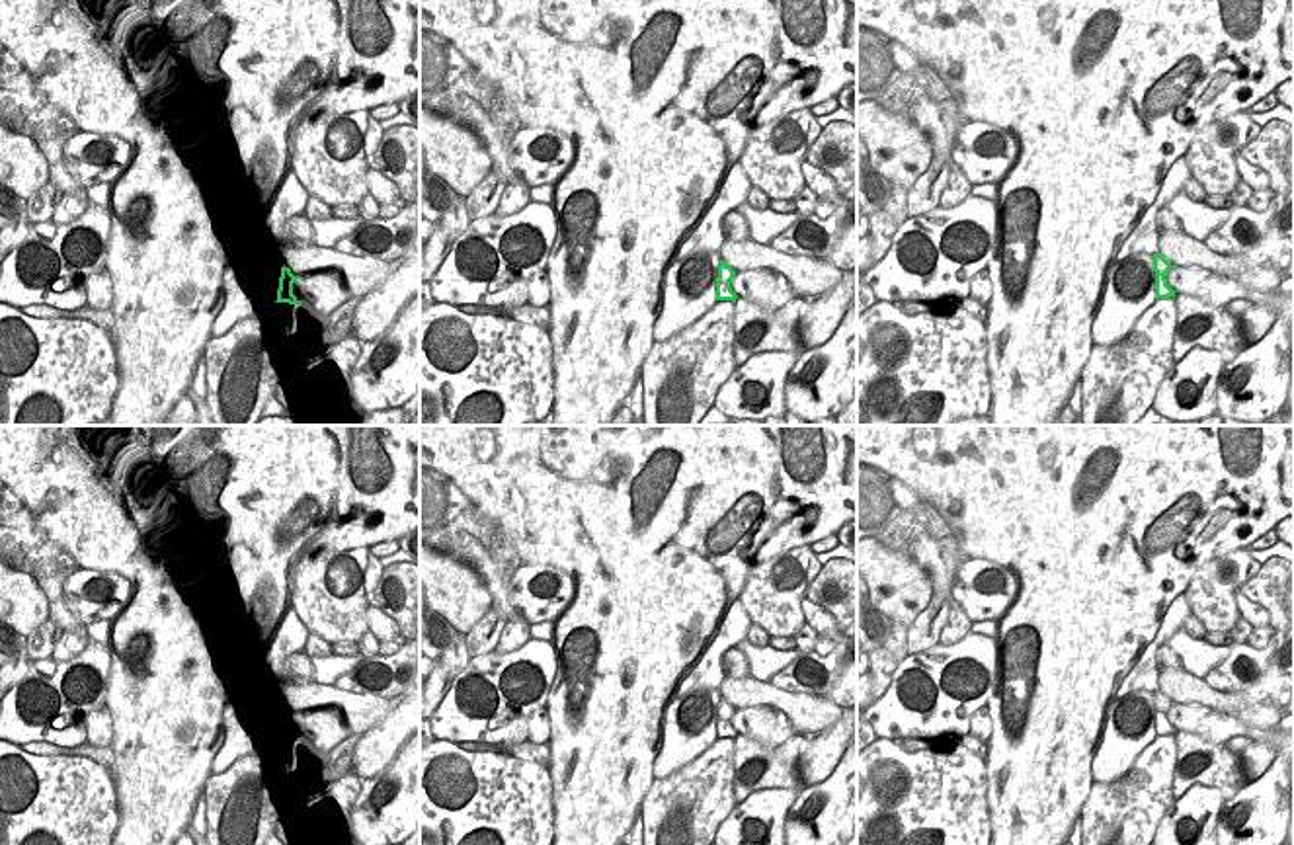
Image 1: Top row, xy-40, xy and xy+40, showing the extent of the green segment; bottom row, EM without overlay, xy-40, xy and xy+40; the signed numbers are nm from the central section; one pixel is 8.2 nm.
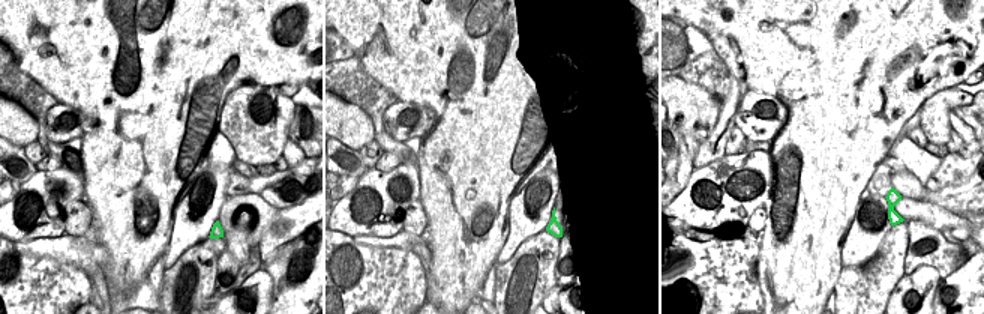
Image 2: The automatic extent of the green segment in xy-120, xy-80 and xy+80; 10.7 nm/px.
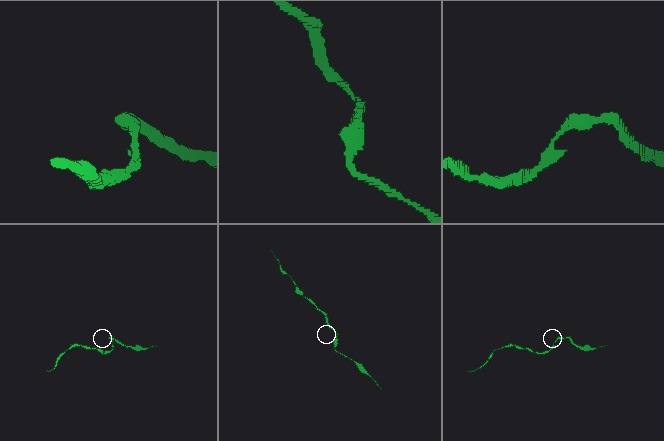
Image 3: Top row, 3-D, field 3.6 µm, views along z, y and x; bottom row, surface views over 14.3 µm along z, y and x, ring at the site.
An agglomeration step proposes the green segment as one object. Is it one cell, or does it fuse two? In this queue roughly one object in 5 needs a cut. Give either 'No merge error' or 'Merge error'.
No merge error

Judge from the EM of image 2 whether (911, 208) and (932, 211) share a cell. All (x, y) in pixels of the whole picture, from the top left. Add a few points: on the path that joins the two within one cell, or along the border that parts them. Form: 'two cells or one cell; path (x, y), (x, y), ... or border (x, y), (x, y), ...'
one cell; path (915, 211), (927, 211)

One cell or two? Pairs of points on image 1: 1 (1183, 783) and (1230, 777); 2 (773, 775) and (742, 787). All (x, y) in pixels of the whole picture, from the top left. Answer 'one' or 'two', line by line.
1: one
2: one

